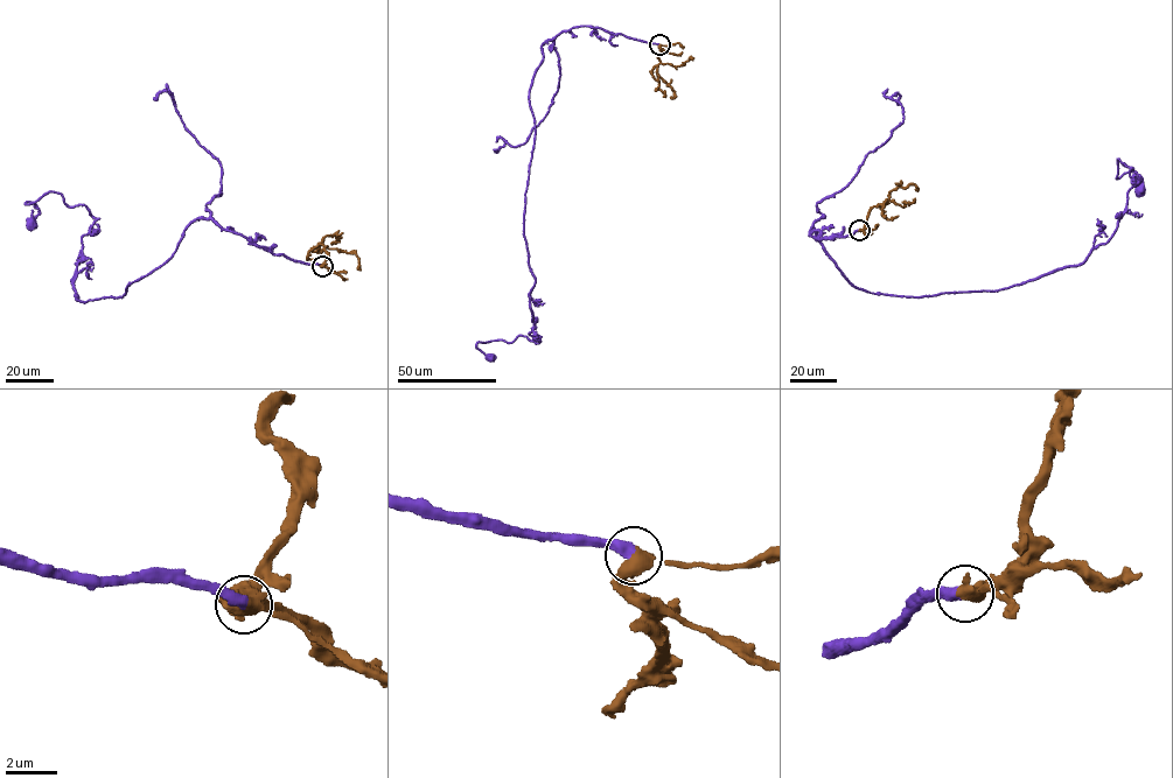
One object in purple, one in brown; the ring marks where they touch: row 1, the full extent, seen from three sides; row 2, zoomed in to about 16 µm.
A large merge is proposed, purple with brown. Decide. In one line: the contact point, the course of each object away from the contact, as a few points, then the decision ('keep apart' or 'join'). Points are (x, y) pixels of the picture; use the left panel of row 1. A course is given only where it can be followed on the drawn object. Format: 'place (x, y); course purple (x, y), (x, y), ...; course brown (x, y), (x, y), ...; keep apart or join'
place (322, 266); course purple (322, 266), (195, 219), (120, 298), (84, 303), (70, 281), (97, 218), (49, 191), (26, 203), (30, 225); course brown (322, 266), (327, 252), (327, 246), (321, 244), (322, 239), (327, 236), (340, 238), (330, 244); join

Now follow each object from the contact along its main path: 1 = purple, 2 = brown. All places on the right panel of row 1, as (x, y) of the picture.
1: (859, 230), (809, 231), (852, 285), (997, 292), (1108, 240), (1132, 186), (1117, 160), (1139, 191)
2: (859, 230), (865, 226), (870, 210), (885, 203), (889, 191), (910, 184), (916, 186), (916, 191)

